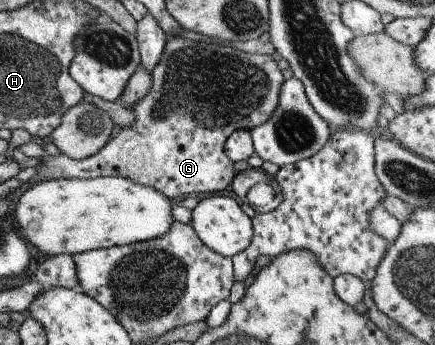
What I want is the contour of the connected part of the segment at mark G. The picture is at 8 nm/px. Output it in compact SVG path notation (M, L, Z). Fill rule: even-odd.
M174 37L166 41L161 59L150 76L151 87L147 96L133 104L130 110L133 114L131 126L123 130L116 129L101 150L84 160L69 159L61 153L57 156L43 156L35 168L35 176L24 187L50 179L120 177L139 186L155 188L174 202L187 197L187 194L212 195L213 192L223 192L235 174L232 161L224 154L225 140L234 131L250 131L273 115L287 73L283 64L275 62L270 55L246 54L221 43L207 44Z

